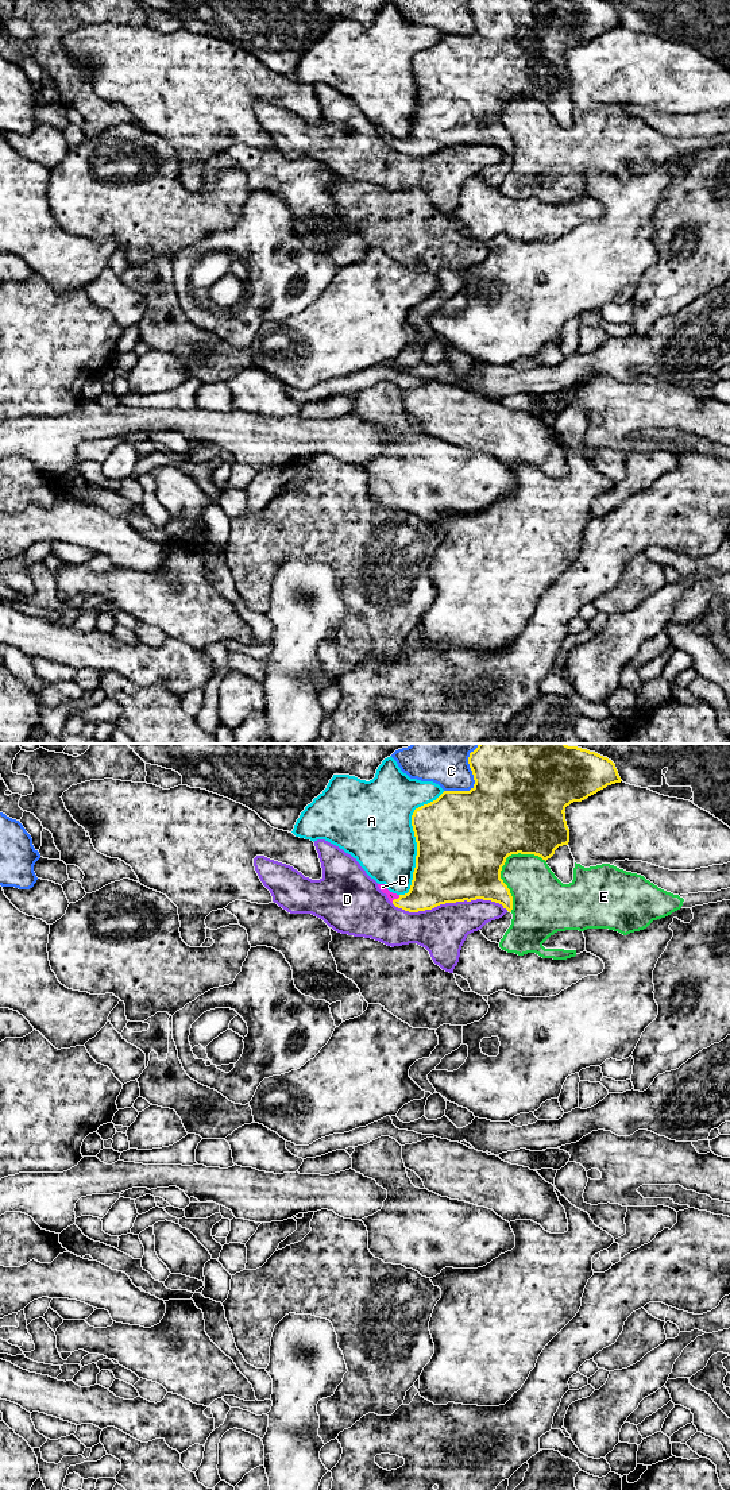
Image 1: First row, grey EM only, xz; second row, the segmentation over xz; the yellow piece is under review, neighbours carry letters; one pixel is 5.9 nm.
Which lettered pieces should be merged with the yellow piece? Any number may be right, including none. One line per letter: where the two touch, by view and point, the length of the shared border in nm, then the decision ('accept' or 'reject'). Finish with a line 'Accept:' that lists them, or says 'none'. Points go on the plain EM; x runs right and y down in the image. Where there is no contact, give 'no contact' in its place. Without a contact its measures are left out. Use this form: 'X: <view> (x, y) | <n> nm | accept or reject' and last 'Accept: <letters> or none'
A: xz (416, 84) | 700 nm | reject
B: xz (396, 143) | 70 nm | accept
C: xz (474, 30) | 260 nm | reject
D: xz (450, 146) | 700 nm | reject
E: xz (501, 112) | 380 nm | reject
Accept: B

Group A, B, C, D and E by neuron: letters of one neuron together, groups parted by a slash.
A / B / C / D / E

